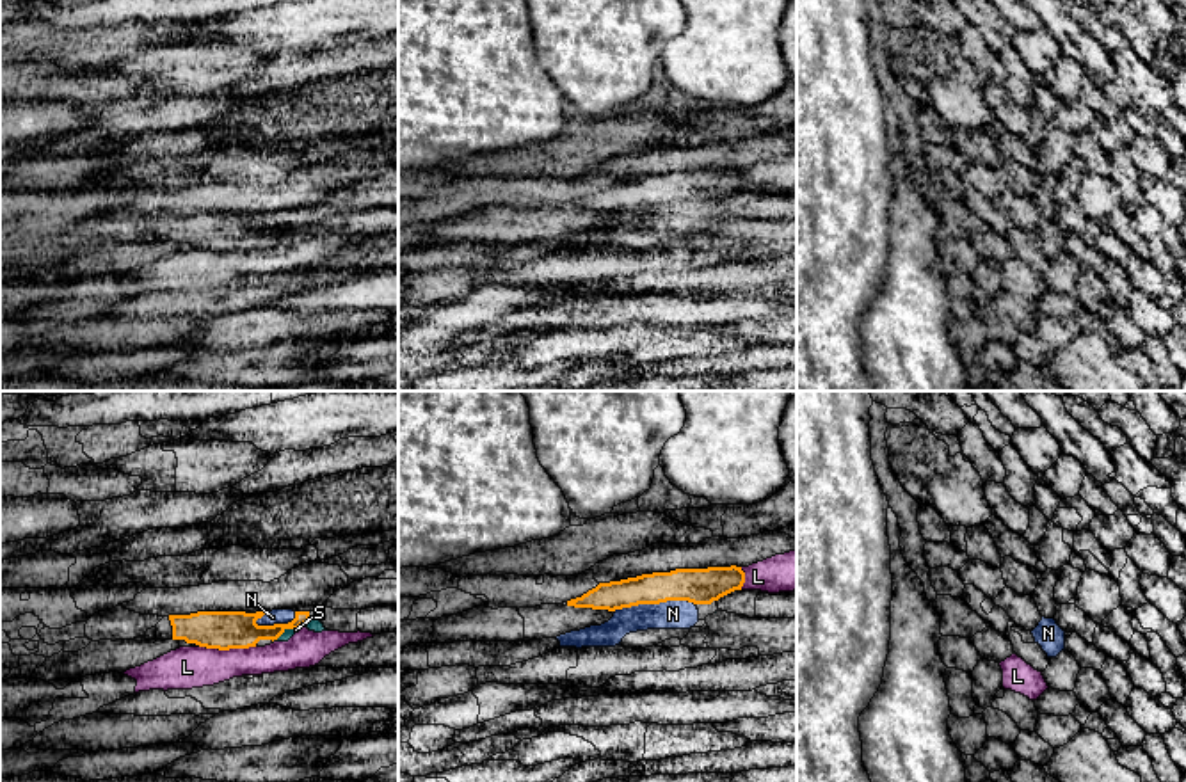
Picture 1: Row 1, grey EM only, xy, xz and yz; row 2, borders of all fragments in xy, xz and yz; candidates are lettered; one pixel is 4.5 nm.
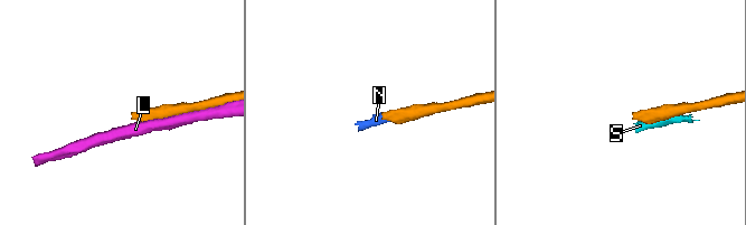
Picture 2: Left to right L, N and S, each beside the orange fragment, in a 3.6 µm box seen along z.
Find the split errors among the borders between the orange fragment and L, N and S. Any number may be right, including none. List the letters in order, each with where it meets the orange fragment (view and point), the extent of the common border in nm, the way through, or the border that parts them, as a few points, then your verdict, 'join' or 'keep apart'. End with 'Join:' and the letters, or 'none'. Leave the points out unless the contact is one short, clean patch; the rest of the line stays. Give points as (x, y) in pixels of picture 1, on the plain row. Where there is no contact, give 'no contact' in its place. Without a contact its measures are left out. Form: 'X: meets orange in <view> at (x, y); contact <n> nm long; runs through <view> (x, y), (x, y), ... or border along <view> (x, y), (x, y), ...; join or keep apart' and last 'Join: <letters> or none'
L: meets orange in xy at (228, 251); contact 260 nm long; keep apart
N: meets orange in xz at (653, 205); contact 360 nm long; border along xz (694, 205), (639, 205), (614, 212); keep apart
S: meets orange in xy at (308, 223); contact 60 nm long; border along xy (313, 221), (303, 226); keep apart
Join: none

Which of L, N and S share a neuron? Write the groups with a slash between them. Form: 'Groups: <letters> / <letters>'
Groups: L / N / S

